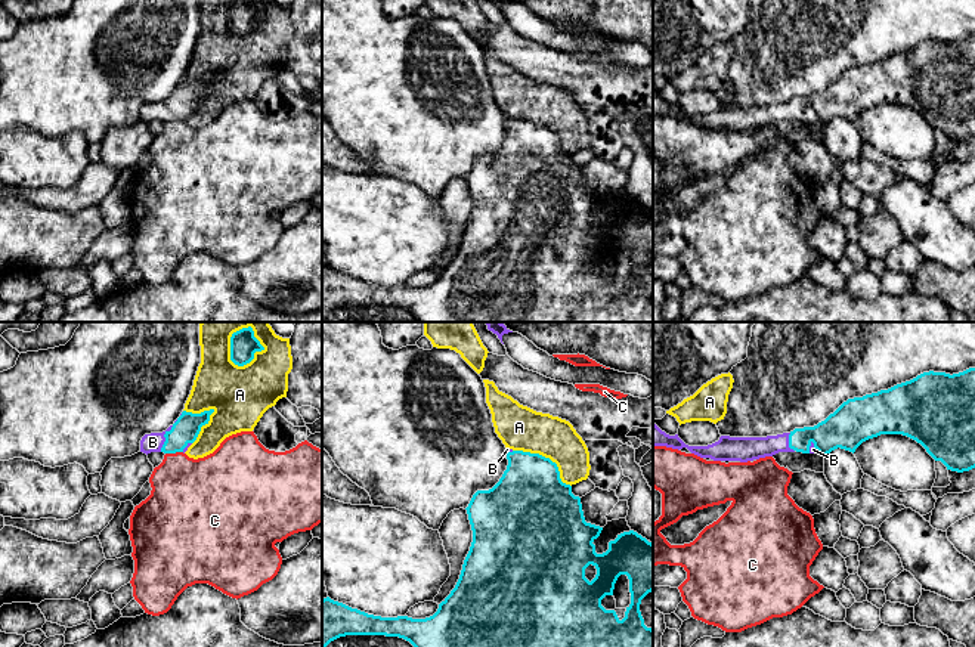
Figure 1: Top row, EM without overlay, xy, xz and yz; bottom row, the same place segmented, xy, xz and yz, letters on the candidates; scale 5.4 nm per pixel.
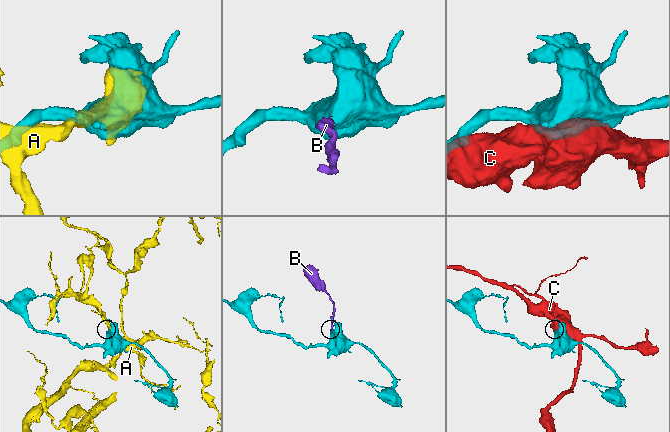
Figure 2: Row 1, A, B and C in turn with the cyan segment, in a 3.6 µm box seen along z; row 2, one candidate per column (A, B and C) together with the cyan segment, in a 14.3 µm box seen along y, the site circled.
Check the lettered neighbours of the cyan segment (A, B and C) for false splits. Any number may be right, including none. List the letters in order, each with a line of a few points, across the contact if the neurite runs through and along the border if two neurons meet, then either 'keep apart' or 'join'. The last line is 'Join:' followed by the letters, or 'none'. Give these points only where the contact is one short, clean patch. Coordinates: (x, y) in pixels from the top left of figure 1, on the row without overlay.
A: keep apart
B: xy (185, 99), (175, 108), (166, 108), (152, 111) | join
C: xy (182, 120), (166, 123) | keep apart
Join: B

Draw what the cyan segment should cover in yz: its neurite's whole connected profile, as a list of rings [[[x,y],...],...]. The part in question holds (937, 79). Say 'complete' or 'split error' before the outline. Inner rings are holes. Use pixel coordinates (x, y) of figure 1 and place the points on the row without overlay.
split error; [[[975,37],[959,43],[923,41],[916,47],[888,59],[854,66],[844,71],[833,83],[814,96],[795,97],[790,102],[767,106],[721,105],[708,115],[688,115],[678,103],[669,105],[653,93],[653,115],[687,117],[700,127],[714,130],[748,131],[779,121],[827,124],[841,117],[849,121],[866,109],[880,103],[903,103],[920,112],[926,121],[941,130],[947,139],[963,142],[975,137]]]

